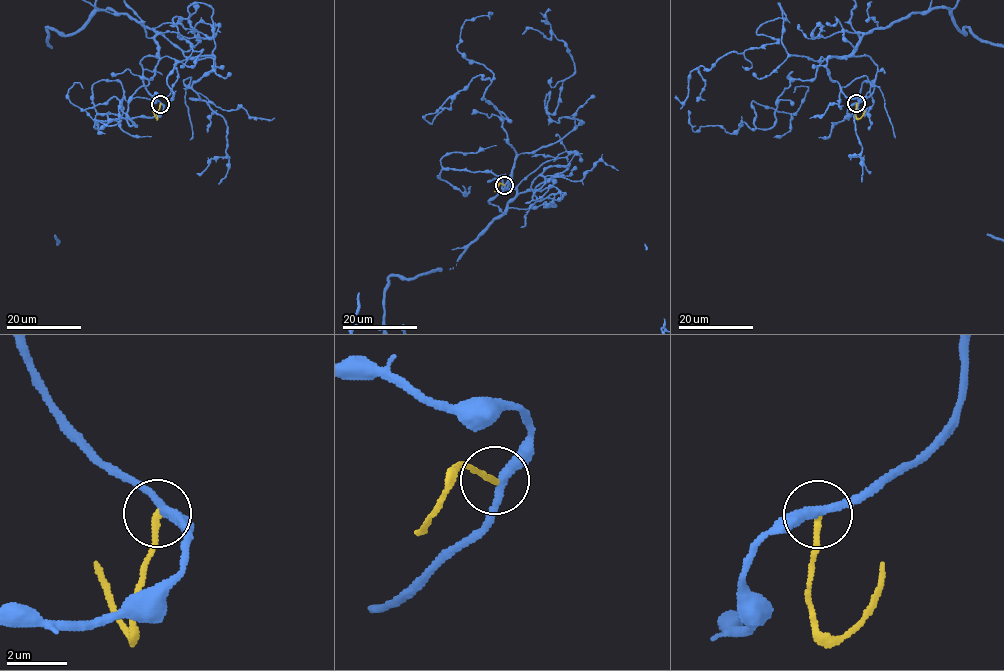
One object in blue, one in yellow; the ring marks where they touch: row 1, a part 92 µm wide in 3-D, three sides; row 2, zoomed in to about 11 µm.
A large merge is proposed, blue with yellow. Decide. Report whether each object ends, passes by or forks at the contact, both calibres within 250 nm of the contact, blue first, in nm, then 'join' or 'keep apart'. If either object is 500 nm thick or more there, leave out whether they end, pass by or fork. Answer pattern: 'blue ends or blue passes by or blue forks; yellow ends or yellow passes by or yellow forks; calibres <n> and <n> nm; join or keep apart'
blue passes by; yellow ends; calibres 320 and 200 nm; keep apart

